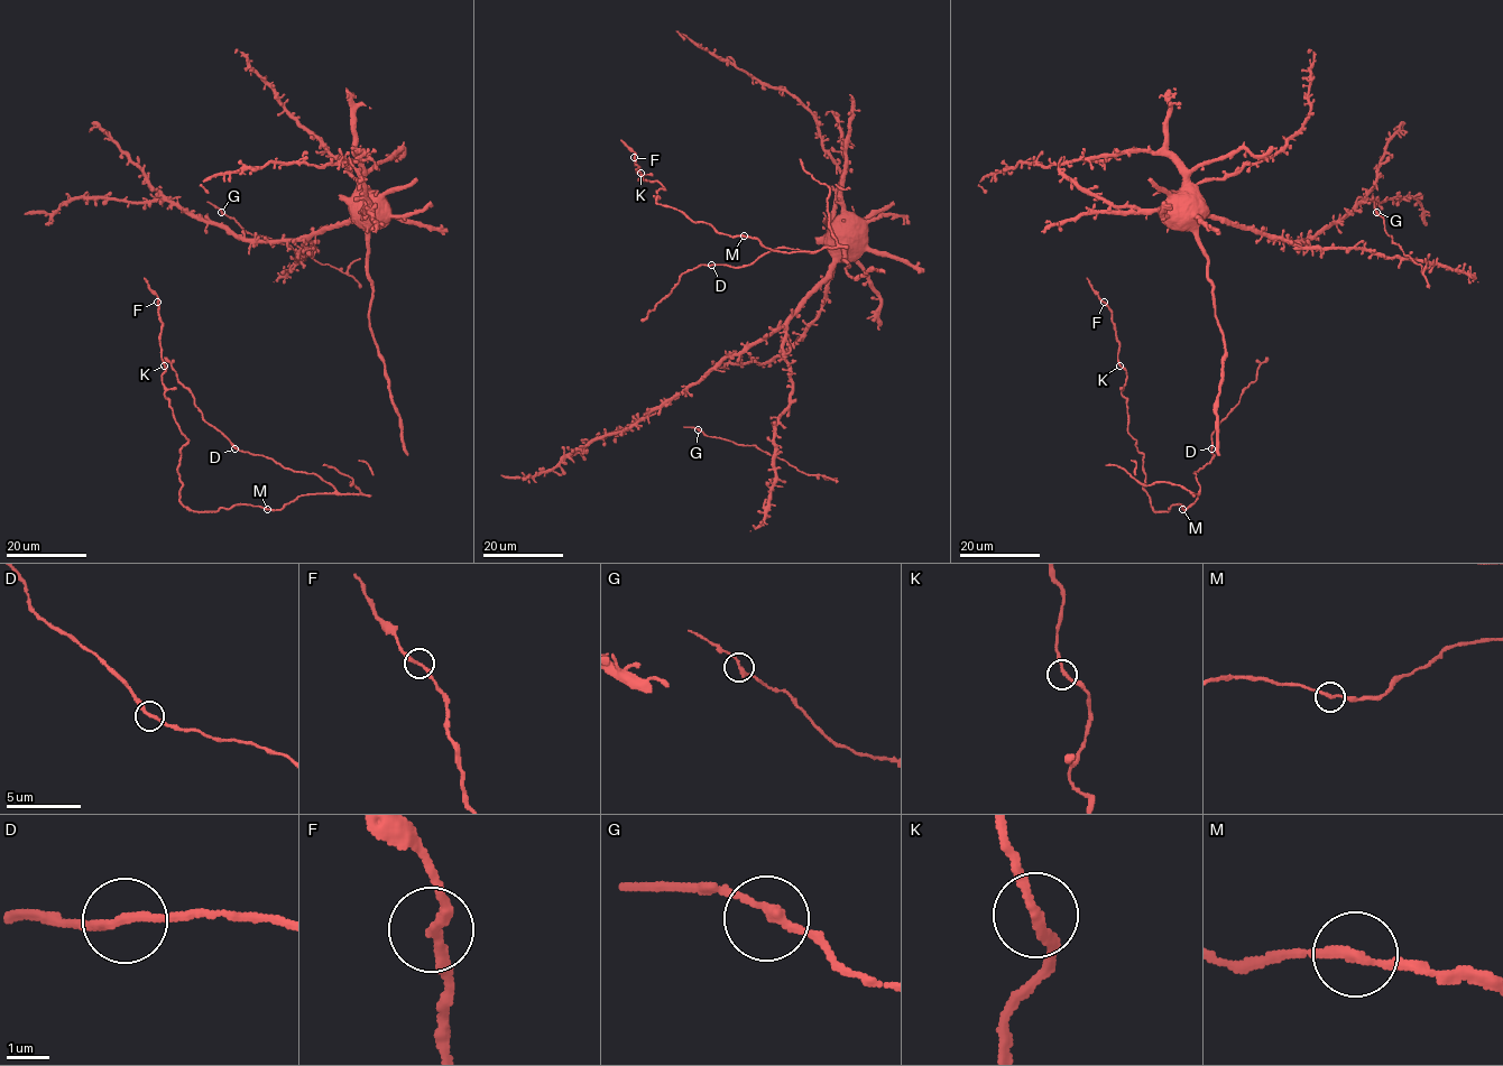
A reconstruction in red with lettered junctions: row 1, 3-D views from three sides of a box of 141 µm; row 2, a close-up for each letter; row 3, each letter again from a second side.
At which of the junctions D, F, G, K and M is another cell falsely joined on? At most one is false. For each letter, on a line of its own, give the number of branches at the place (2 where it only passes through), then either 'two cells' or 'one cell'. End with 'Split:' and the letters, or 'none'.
D: 2 branches meet; one cell
F: 2 branches meet; one cell
G: 2 branches meet; one cell
K: 2 branches meet; one cell
M: 2 branches meet; one cell
Split: none

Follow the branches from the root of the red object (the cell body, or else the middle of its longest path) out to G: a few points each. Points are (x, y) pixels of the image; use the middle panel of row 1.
G: (836, 239), (829, 275), (787, 325), (783, 353), (791, 398), (776, 426), (774, 456), (698, 429)

